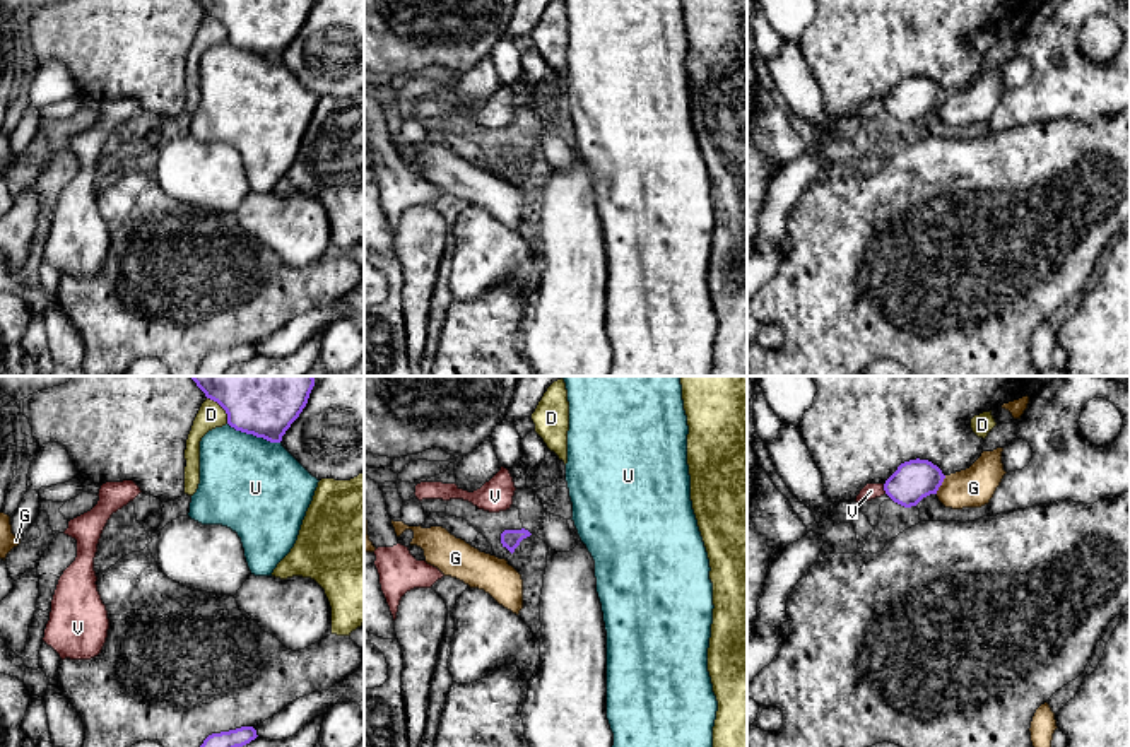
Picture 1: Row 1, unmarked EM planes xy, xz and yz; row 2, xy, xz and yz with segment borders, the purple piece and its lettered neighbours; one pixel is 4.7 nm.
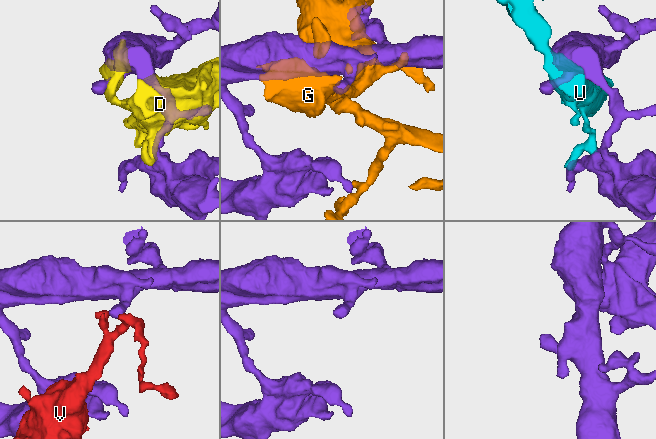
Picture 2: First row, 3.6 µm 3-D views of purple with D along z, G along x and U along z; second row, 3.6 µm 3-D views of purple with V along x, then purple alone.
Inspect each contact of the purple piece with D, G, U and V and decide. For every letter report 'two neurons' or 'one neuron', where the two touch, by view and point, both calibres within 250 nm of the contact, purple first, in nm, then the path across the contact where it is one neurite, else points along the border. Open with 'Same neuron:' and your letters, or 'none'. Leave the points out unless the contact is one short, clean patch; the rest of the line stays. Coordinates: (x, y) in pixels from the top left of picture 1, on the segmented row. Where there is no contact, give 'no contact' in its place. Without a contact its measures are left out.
Same neuron: none
D: two neurons; contact xy (223, 407); calibres 480 and 120 nm
G: two neurons; contact yz (941, 484); calibres 190 and 190 nm
U: two neurons; contact xy (253, 435); calibres 440 and 460 nm
V: two neurons; contact yz (884, 489); calibres 190 and 80 nm; border yz (882, 484), (886, 493)

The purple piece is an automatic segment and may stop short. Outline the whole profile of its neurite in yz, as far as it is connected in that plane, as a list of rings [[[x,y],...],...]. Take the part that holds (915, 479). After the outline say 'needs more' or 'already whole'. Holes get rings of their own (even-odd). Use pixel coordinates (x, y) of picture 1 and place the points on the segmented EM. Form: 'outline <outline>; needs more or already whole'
outline [[[909,460],[886,480],[886,494],[904,508],[916,506],[923,497],[937,494],[945,475],[928,460]]]; already whole

